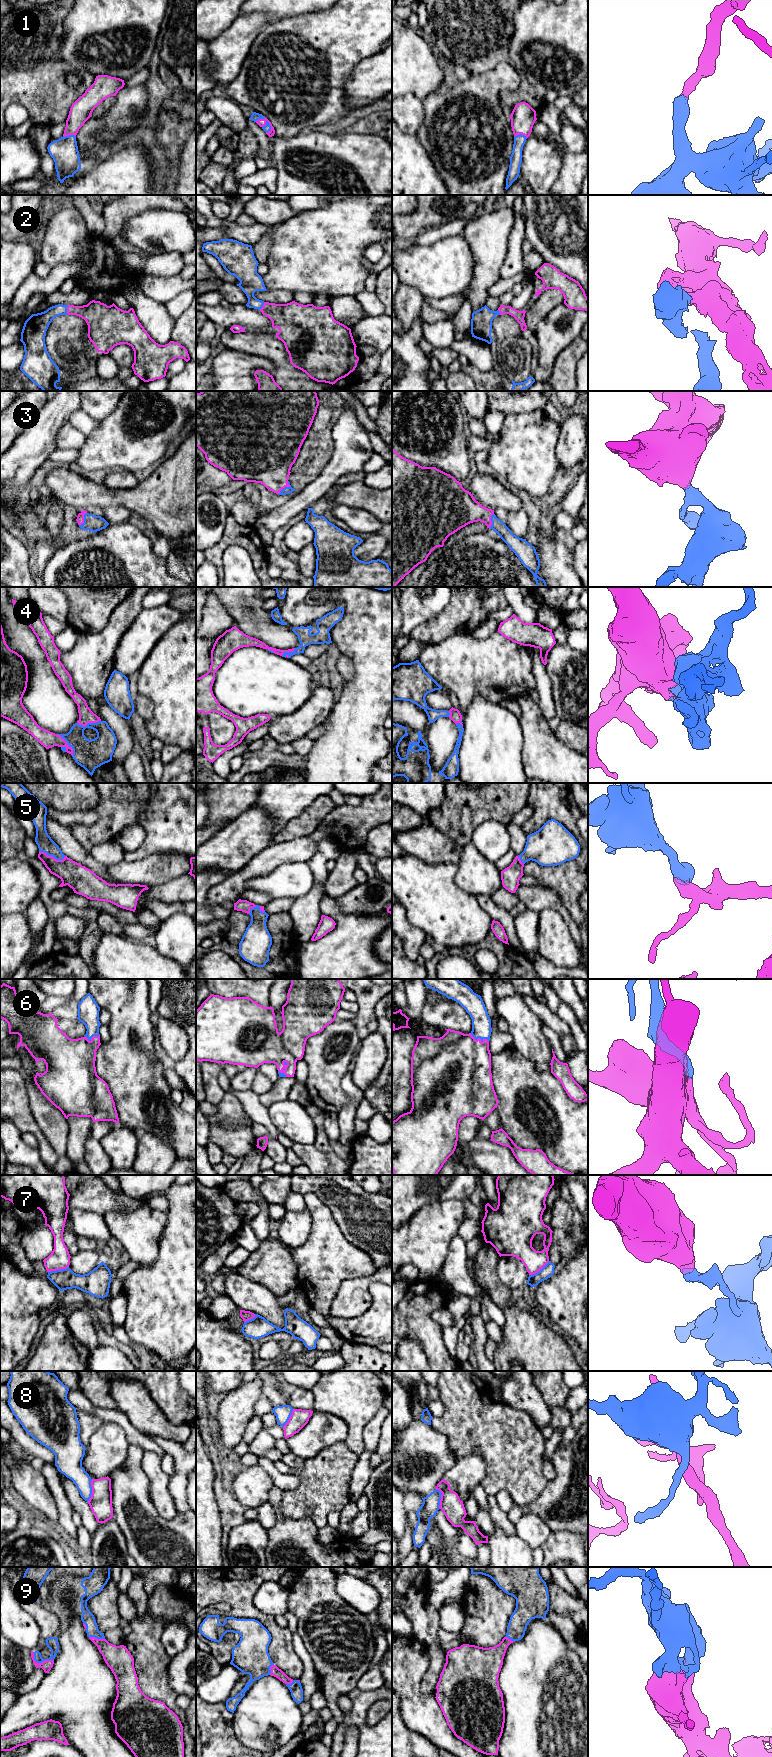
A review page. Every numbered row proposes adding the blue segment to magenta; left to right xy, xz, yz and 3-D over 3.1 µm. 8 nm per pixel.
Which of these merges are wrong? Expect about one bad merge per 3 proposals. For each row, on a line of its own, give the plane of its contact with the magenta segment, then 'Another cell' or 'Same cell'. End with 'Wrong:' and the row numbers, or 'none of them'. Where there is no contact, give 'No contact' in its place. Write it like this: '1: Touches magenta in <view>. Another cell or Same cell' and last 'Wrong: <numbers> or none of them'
1: Touches magenta in xz. Same cell
2: Touches magenta in xy. Same cell
3: Touches magenta in xz. Same cell
4: Touches magenta in xy. Same cell
5: Touches magenta in xy. Same cell
6: Touches magenta in yz. Same cell
7: Touches magenta in xy. Another cell
8: Touches magenta in xy. Another cell
9: Touches magenta in xy. Same cell
Wrong: 7, 8

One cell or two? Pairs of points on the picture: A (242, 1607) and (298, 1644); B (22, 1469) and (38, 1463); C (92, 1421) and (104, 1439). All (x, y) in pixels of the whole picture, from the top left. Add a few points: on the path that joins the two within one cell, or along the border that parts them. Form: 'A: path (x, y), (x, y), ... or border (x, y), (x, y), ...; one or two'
A: border (291, 1632), (294, 1652), (302, 1663); two
B: border (30, 1457), (30, 1463), (40, 1471); two
C: border (104, 1422), (91, 1436), (86, 1449); two

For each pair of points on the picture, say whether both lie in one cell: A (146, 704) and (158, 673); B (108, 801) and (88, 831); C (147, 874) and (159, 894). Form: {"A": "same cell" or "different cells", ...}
{"A": "different cells", "B": "same cell", "C": "different cells"}

